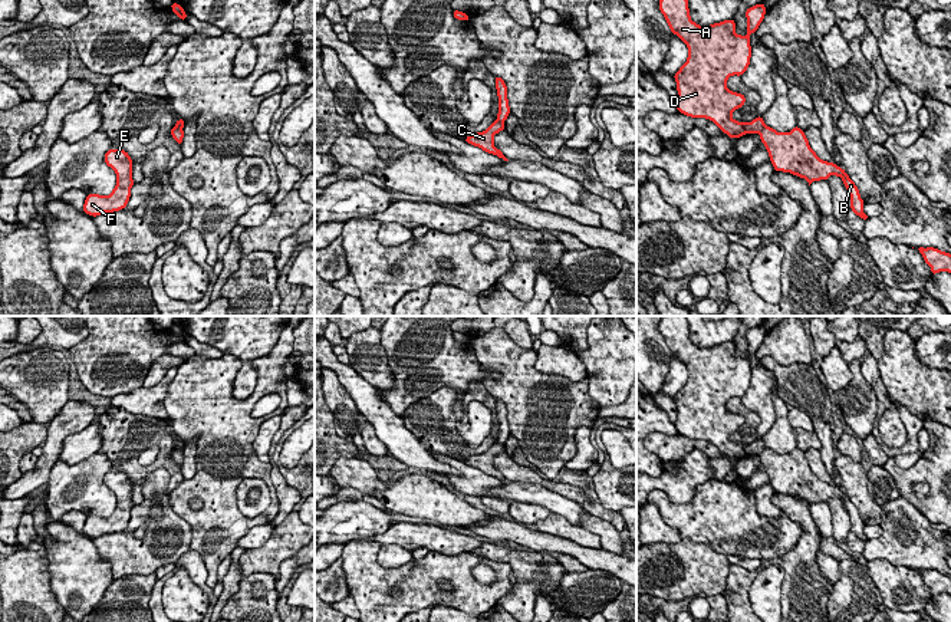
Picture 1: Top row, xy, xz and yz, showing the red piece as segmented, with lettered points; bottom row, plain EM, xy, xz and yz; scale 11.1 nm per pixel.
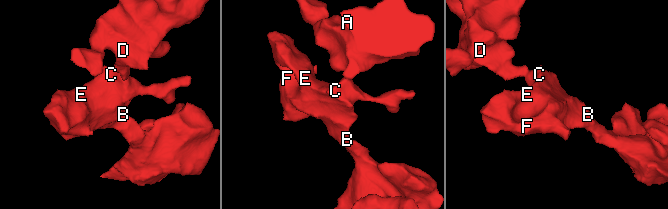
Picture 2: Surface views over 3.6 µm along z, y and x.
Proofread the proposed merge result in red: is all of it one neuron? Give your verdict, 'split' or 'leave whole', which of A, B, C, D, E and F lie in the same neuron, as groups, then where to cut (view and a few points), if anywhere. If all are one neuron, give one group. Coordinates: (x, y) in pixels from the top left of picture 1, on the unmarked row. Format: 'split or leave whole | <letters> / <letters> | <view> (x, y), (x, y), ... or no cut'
split | A D / B C E F | yz (766, 447), (759, 454)

